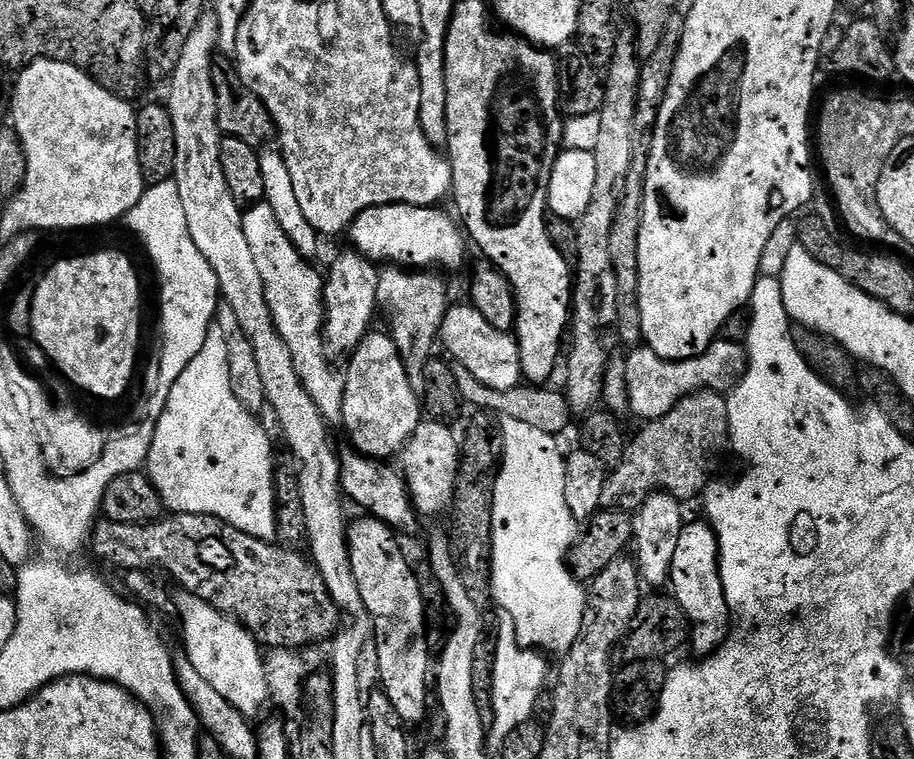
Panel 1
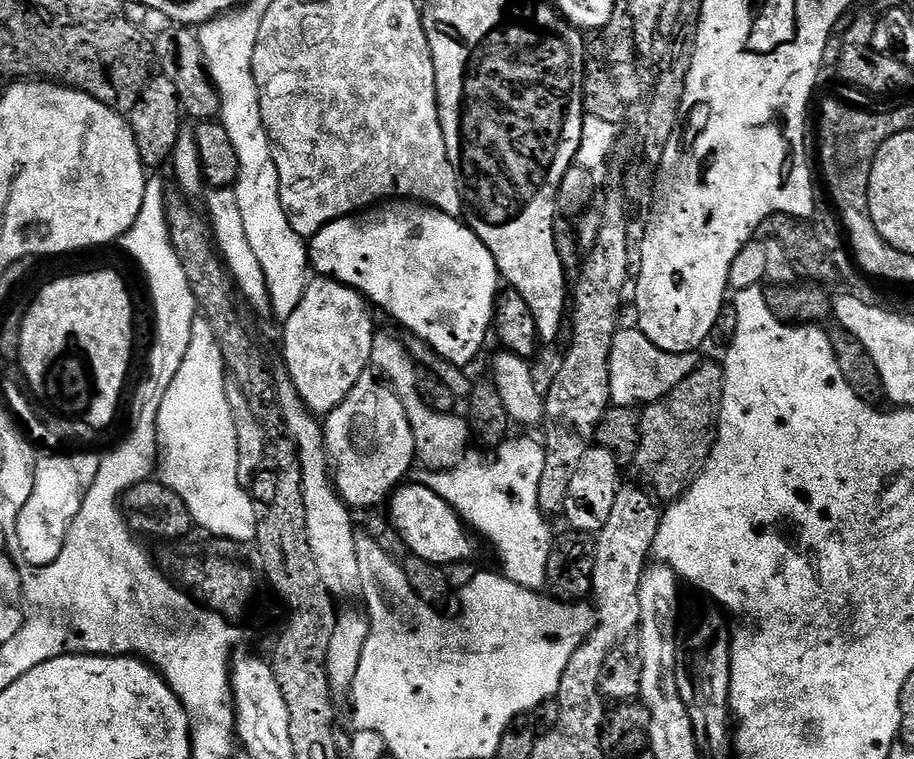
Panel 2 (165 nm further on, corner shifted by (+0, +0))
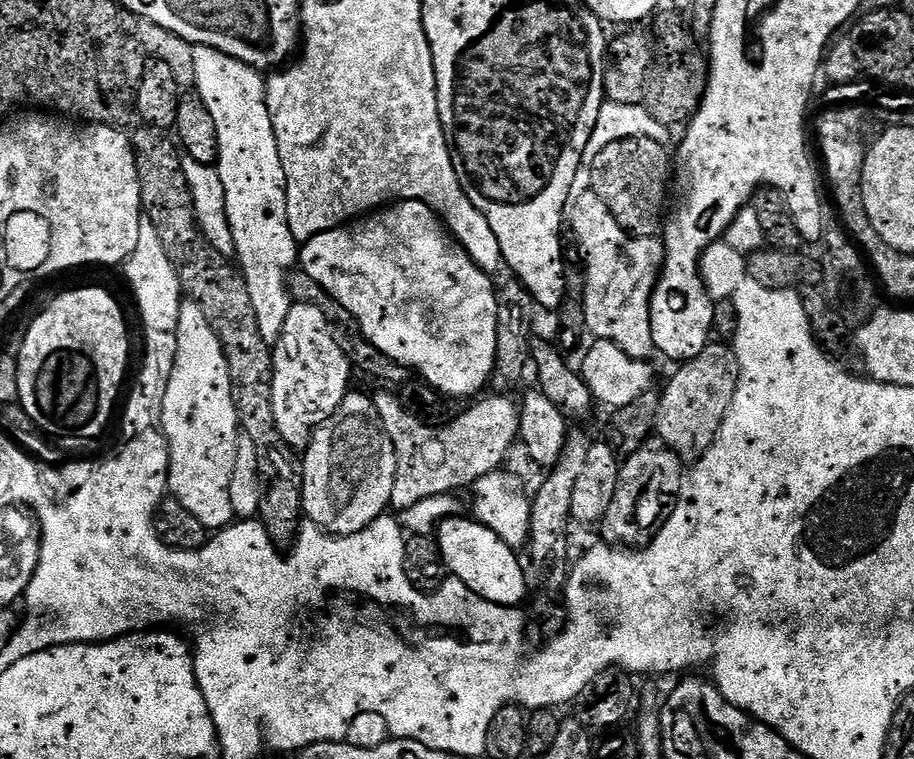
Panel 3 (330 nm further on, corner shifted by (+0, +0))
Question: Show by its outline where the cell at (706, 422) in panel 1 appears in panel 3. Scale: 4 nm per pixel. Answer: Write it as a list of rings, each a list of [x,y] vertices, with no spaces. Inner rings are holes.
[[[709,342],[702,354],[683,361],[660,392],[655,435],[685,462],[701,460],[706,450],[710,450],[726,418],[726,410],[730,410],[730,402],[734,402],[734,390],[738,390],[740,367],[736,350],[724,344],[727,343]]]

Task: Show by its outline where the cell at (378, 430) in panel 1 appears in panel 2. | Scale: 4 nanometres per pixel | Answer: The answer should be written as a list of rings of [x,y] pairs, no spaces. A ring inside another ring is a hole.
[[[371,371],[358,378],[354,390],[328,413],[323,425],[332,483],[349,509],[383,505],[405,483],[404,475],[417,463],[410,418],[406,418],[406,410],[392,385]]]

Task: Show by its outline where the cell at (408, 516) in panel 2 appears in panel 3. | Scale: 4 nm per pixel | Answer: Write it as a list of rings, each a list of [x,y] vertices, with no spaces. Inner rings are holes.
[[[461,514],[446,518],[434,533],[436,545],[440,547],[440,556],[444,559],[445,569],[455,579],[462,581],[474,594],[478,594],[490,602],[501,604],[507,608],[523,605],[524,595],[528,592],[529,577],[526,575],[526,568],[522,560],[522,565],[520,565],[520,560],[516,557],[519,556],[517,549],[511,548],[503,538],[498,534],[494,534],[494,530],[490,530],[486,525],[480,523],[479,520],[475,518],[467,520],[466,516]]]

